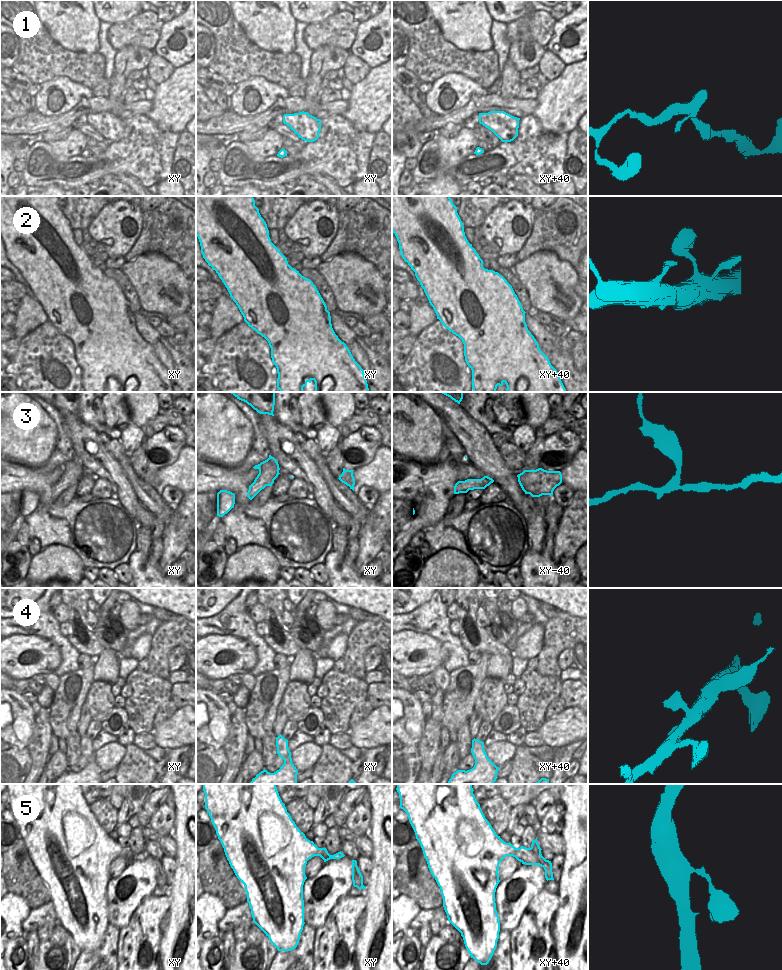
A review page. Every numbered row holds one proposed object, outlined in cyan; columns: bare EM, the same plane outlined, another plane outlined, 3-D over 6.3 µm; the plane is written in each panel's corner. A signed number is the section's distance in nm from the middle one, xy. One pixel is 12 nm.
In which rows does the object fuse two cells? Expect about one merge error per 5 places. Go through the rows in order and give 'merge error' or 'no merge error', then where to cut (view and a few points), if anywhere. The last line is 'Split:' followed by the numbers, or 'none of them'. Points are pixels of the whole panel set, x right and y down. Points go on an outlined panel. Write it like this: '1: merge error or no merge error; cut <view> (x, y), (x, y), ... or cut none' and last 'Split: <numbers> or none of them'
1: no merge error; cut none
2: no merge error; cut none
3: merge error; cut xy (257, 476), (273, 480)
4: no merge error; cut none
5: no merge error; cut none
Split: 3

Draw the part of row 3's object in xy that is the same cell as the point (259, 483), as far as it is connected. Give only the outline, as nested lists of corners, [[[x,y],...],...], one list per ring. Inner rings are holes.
[[[256,477],[254,482],[249,486],[247,497],[252,500],[266,486],[271,486],[274,483],[273,479],[264,479]]]

